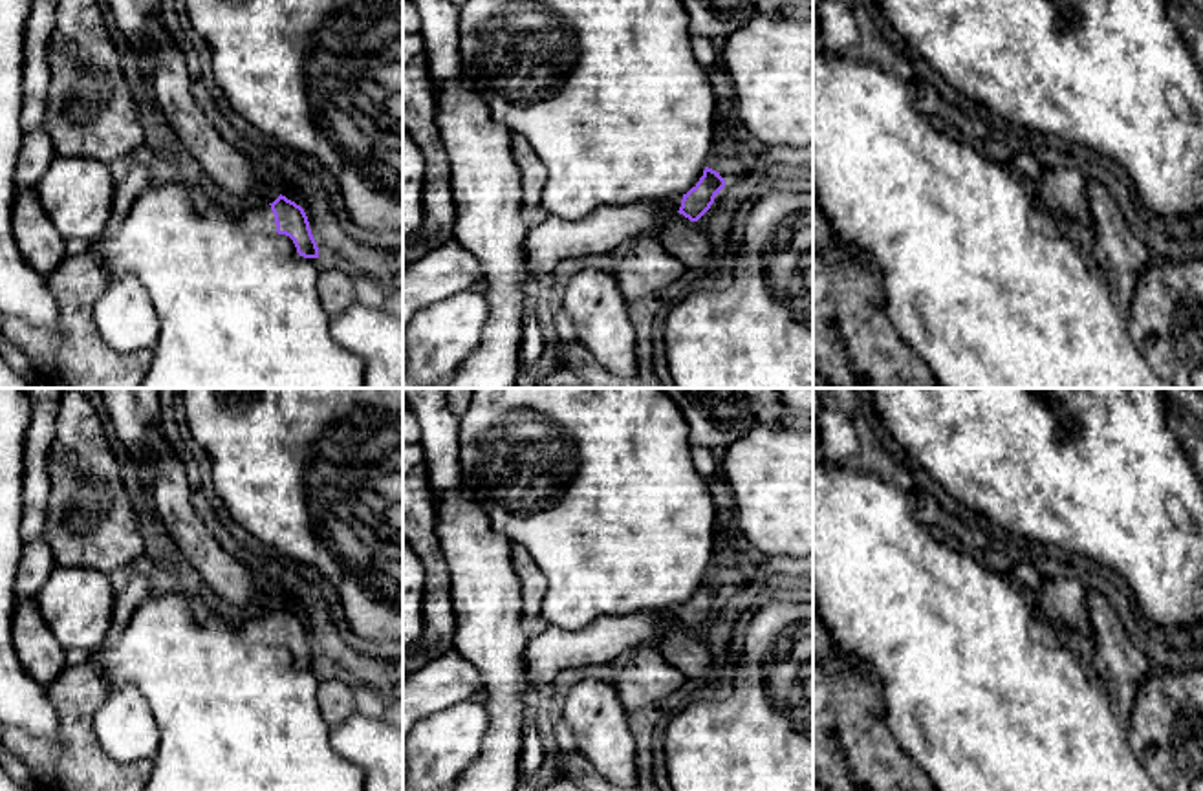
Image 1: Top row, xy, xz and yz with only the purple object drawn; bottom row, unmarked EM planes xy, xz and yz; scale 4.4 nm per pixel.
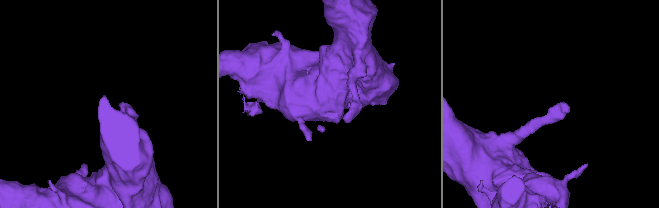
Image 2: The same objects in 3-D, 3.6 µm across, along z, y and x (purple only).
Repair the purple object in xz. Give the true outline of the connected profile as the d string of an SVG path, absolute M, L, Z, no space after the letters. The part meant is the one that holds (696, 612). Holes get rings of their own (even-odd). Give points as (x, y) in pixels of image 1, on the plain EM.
M705 577L699 591L687 602L659 612L630 613L621 619L599 619L582 630L547 626L542 634L527 639L524 670L527 687L553 683L569 668L613 665L617 657L650 641L659 639L665 623L679 623L698 632L725 597L720 582Z

